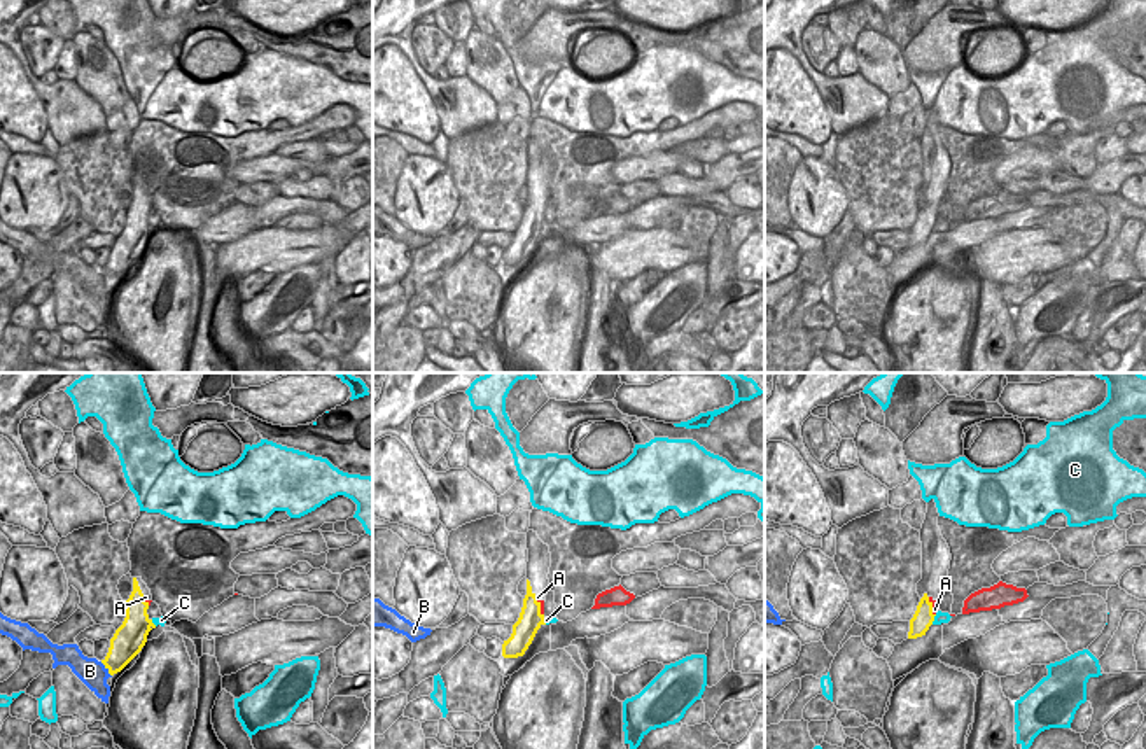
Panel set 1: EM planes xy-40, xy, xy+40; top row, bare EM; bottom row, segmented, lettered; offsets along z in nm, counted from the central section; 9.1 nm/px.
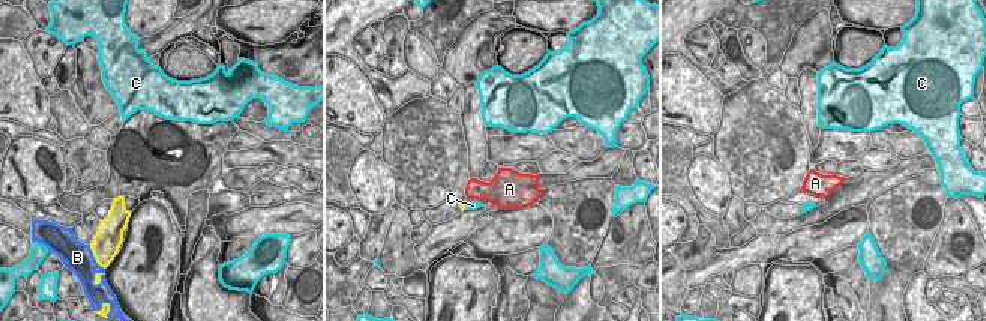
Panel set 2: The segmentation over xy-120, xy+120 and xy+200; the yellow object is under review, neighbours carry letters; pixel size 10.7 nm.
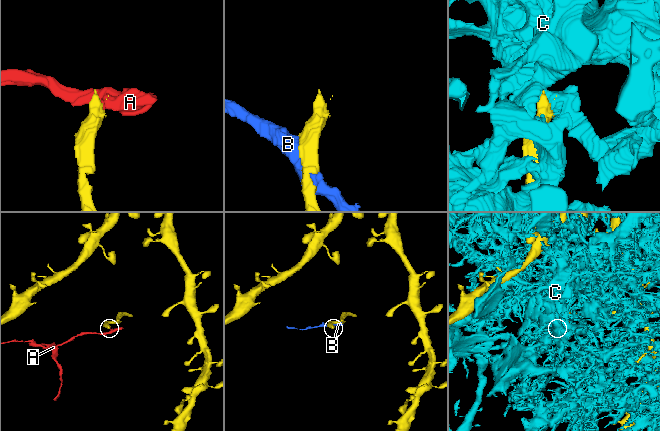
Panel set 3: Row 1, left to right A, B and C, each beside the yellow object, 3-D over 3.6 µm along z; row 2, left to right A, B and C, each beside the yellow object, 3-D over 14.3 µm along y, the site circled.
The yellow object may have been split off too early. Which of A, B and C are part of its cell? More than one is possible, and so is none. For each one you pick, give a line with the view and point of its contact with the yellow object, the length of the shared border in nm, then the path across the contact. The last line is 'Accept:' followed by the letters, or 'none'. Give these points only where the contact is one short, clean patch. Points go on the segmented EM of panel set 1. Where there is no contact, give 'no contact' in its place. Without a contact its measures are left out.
Accept: none

